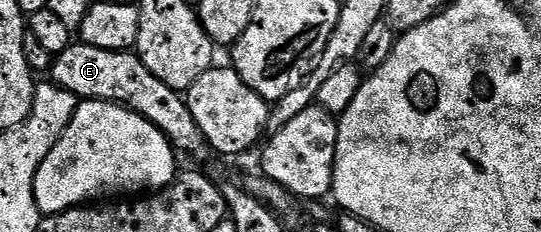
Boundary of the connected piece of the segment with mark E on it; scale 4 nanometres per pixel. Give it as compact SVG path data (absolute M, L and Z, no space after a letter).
M76 41L51 62L48 75L53 84L81 100L111 101L114 105L124 105L133 113L139 113L170 140L179 154L198 157L207 152L206 140L200 127L196 127L196 119L192 119L185 96L179 90L168 87L168 83L160 83L160 79L144 67L137 52L104 51L104 47L92 47Z

